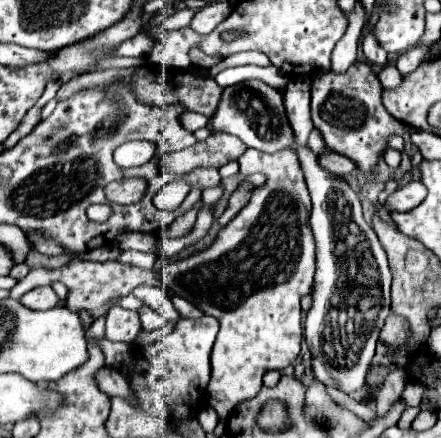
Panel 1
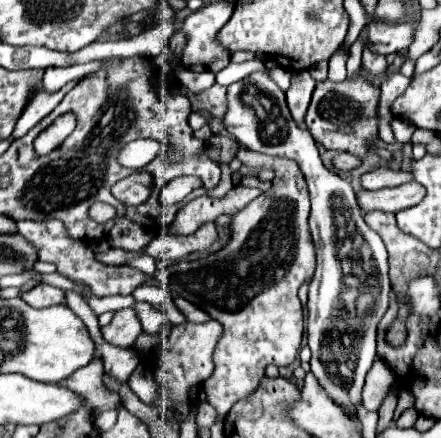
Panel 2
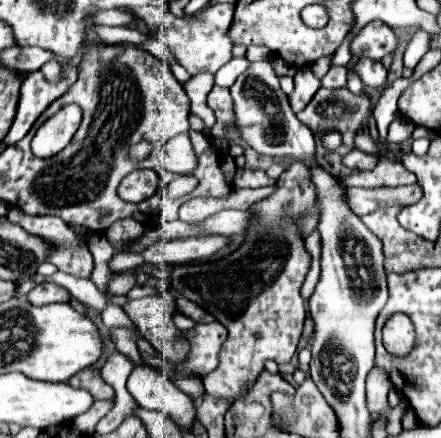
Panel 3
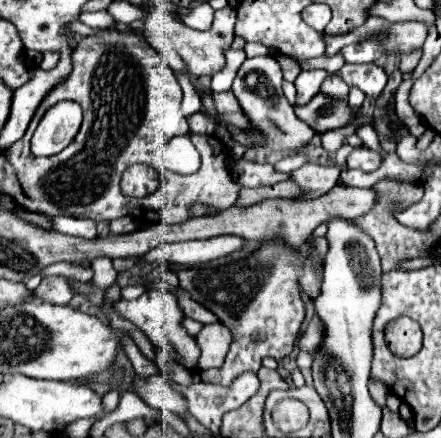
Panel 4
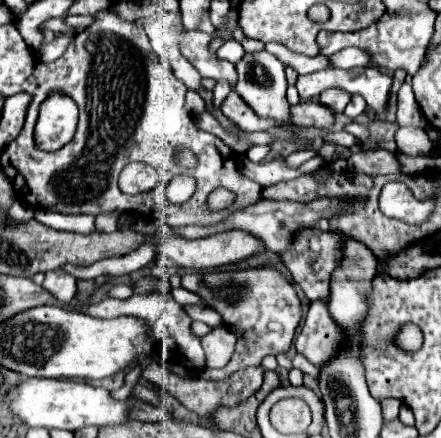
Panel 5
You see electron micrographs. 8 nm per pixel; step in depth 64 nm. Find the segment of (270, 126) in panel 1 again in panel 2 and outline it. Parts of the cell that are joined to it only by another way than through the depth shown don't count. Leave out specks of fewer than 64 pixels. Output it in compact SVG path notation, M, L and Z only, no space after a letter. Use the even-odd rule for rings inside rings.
M254 72L248 78L240 80L238 84L228 86L228 112L222 120L224 128L246 148L270 154L270 156L288 156L300 164L300 170L306 178L310 200L312 200L312 212L310 212L310 232L312 240L316 244L316 272L310 282L310 294L308 294L308 346L312 350L312 374L320 382L320 386L328 392L328 396L346 408L348 414L356 416L354 406L362 402L362 386L364 376L372 368L376 360L376 332L378 324L384 316L384 310L388 310L390 304L390 280L388 280L388 254L384 248L382 238L364 222L364 214L358 206L356 194L344 178L340 178L336 172L330 172L320 156L316 142L310 132L304 132L296 126L292 120L286 96L284 92L262 72Z

